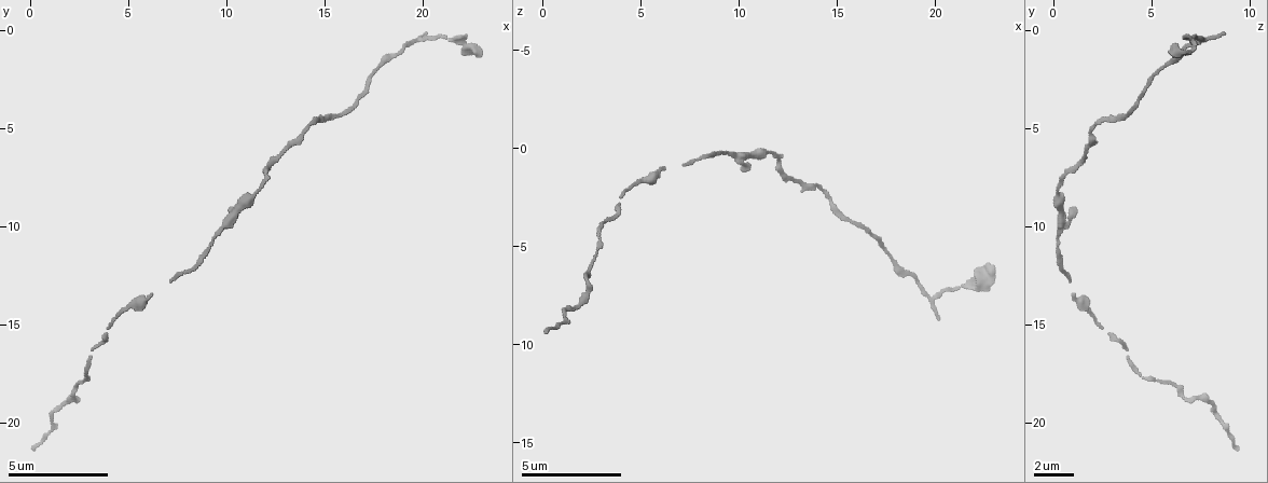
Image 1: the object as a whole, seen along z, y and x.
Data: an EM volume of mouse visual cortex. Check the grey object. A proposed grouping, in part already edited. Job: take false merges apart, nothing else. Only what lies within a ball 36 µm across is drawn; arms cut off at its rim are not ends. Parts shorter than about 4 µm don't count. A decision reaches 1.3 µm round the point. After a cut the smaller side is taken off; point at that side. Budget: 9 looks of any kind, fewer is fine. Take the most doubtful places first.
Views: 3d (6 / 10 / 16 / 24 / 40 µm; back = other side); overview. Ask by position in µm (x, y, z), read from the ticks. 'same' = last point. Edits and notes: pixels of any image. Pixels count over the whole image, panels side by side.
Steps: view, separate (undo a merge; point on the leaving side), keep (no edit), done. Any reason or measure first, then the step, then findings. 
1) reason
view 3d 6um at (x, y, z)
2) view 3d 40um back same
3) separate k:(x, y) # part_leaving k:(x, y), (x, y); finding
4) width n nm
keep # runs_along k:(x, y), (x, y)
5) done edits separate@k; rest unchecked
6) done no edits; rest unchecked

three arms meet
view 3d 10um at (10.1, 9.8, 0.6)

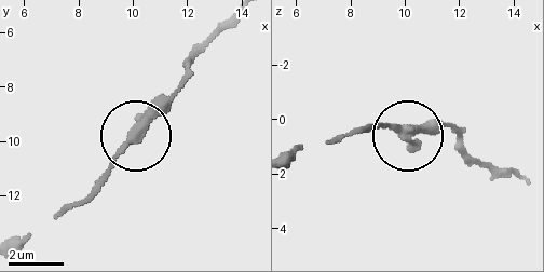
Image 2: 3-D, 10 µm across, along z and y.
view 3d 6um at (10.1, 9.9, 0.4)

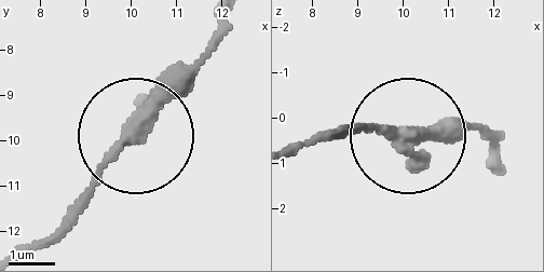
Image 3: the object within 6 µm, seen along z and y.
keep # runs_along 3:(403, 133), (449, 140), (503, 128); continuous, no second neuron

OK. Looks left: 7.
calibre changes
view 3d 16um at (2.4, 18.1, 6.2)

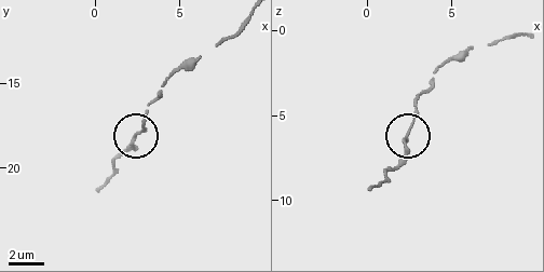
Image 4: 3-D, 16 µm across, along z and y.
keep # continuous, no second neuron

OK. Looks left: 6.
sudden change in width
view 3d 16um at (5.0, 14.2, 1.7)

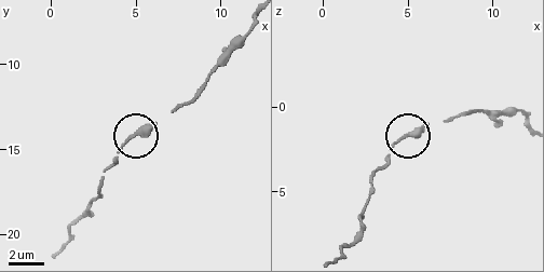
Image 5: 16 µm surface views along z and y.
keep # one neuron here

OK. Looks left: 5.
narrows sharply
view 3d 10um at (14.0, 5.1, 2.0)

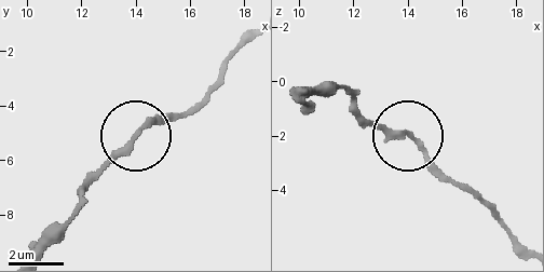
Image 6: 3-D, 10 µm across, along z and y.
width 200 nm
keep # runs_along 6:(34, 250), (138, 133), (185, 119); all the same neuron

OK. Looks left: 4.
done no edits; rest unchecked

